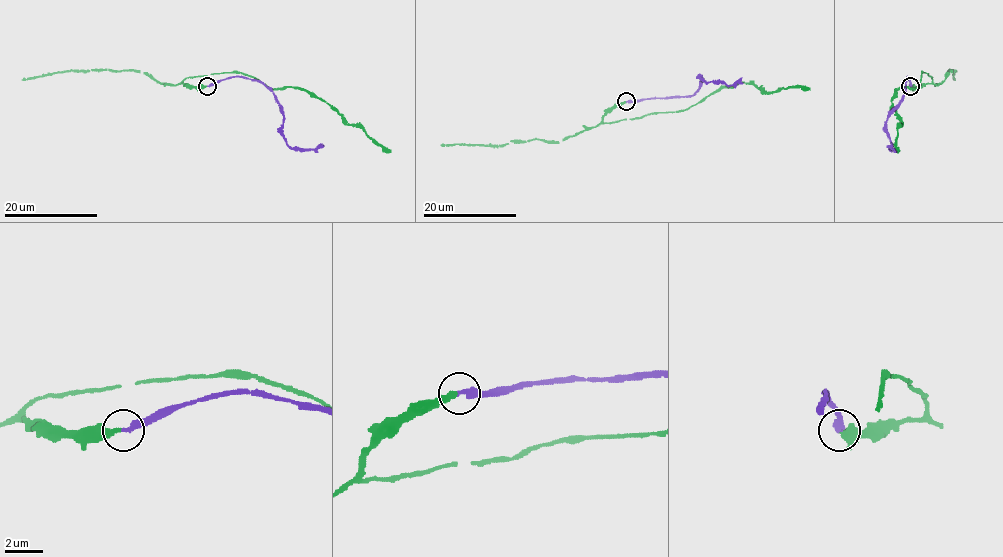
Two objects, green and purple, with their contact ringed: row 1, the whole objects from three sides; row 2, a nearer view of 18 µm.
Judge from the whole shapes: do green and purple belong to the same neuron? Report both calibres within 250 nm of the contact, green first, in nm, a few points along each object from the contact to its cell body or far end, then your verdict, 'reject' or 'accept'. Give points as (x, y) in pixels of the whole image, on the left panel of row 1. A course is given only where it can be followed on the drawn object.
320 nm thick on the green side, 340 nm on the other; green runs (207, 86), (187, 86), (183, 81), (210, 74), (244, 73), (271, 88), (298, 87), (312, 91), (390, 152); purple runs (208, 86), (235, 76), (260, 81), (279, 107), (280, 132), (286, 143), (292, 148), (322, 145); accept

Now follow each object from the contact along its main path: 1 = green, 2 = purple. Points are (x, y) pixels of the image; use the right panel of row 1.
1: (911, 86), (924, 86), (932, 77), (921, 73), (915, 88), (900, 87), (892, 99), (900, 123), (898, 152)
2: (911, 86), (907, 76), (906, 91), (886, 121), (886, 132), (891, 148), (894, 149), (886, 145)

